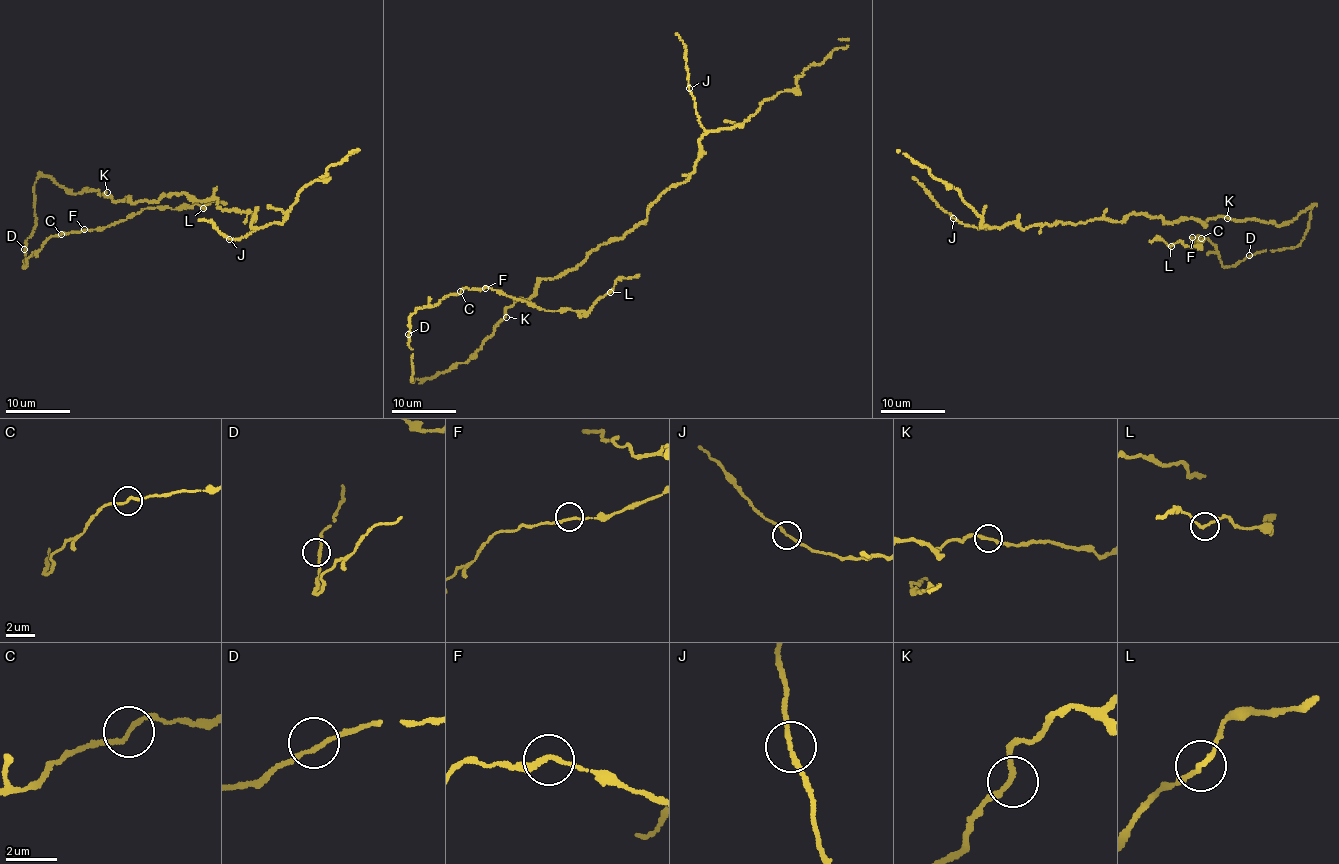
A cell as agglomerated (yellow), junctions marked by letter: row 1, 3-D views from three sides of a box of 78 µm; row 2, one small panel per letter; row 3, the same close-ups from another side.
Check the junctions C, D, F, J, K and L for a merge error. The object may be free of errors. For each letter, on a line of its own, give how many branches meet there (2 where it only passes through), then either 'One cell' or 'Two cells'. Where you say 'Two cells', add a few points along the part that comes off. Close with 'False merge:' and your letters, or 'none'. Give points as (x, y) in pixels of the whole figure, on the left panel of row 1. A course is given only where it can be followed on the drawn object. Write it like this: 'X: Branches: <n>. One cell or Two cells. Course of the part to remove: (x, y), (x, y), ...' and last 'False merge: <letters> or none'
C: Branches: 2. One cell
D: Branches: 2. One cell
F: Branches: 2. One cell
J: Branches: 2. One cell
K: Branches: 2. One cell
L: Branches: 2. One cell
False merge: none

